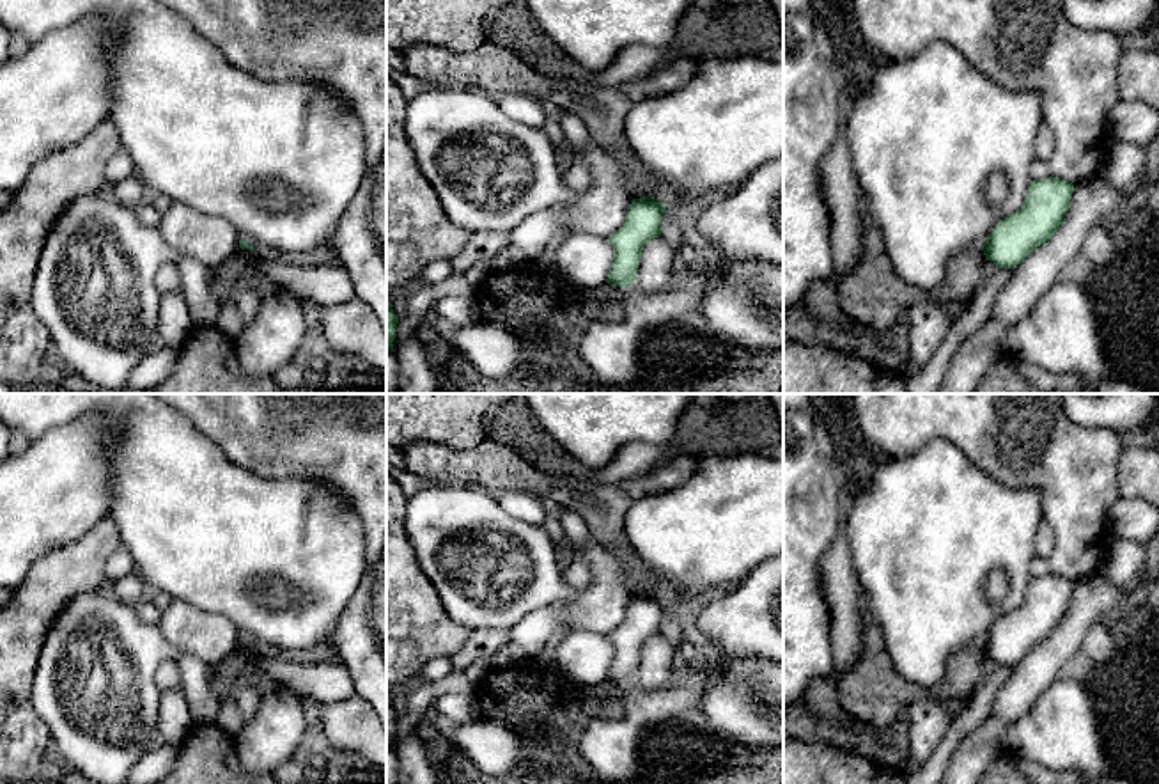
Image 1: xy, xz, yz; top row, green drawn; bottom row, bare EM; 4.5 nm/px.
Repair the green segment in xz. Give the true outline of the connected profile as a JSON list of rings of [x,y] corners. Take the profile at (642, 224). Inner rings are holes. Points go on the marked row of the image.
[[[656,197],[631,200],[624,225],[608,238],[613,247],[613,263],[608,273],[610,286],[633,286],[643,247],[661,236],[665,211],[666,208]]]

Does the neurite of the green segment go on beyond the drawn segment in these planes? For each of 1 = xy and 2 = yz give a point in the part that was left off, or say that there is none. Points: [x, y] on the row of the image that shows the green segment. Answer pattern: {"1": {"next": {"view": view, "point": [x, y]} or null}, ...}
{"1": {"next": null}, "2": {"next": null}}

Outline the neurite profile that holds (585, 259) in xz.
[[[571,232],[556,248],[556,268],[574,286],[599,289],[608,286],[613,247],[608,238]]]

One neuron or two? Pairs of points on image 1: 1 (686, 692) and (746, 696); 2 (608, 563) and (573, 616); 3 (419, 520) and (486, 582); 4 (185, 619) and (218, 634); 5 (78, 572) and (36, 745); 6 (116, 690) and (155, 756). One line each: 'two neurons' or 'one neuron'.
1: two neurons
2: one neuron
3: one neuron
4: one neuron
5: one neuron
6: two neurons

